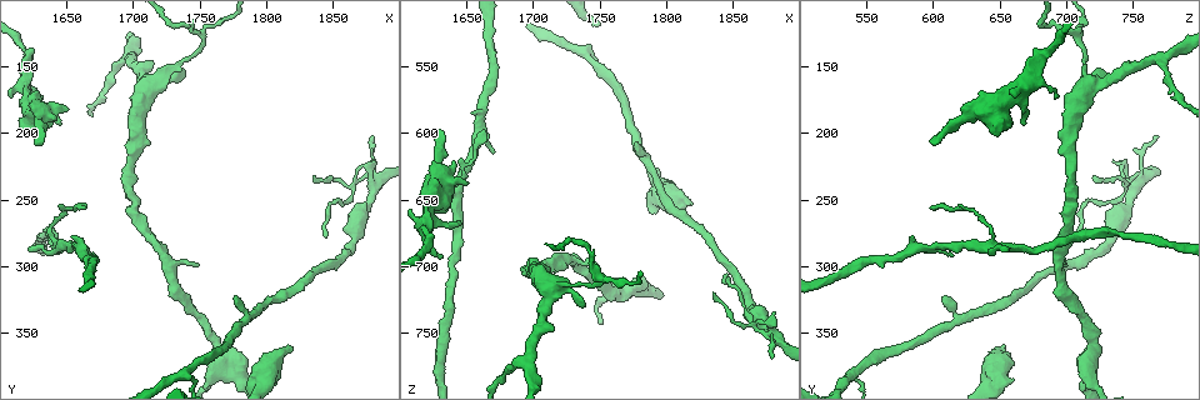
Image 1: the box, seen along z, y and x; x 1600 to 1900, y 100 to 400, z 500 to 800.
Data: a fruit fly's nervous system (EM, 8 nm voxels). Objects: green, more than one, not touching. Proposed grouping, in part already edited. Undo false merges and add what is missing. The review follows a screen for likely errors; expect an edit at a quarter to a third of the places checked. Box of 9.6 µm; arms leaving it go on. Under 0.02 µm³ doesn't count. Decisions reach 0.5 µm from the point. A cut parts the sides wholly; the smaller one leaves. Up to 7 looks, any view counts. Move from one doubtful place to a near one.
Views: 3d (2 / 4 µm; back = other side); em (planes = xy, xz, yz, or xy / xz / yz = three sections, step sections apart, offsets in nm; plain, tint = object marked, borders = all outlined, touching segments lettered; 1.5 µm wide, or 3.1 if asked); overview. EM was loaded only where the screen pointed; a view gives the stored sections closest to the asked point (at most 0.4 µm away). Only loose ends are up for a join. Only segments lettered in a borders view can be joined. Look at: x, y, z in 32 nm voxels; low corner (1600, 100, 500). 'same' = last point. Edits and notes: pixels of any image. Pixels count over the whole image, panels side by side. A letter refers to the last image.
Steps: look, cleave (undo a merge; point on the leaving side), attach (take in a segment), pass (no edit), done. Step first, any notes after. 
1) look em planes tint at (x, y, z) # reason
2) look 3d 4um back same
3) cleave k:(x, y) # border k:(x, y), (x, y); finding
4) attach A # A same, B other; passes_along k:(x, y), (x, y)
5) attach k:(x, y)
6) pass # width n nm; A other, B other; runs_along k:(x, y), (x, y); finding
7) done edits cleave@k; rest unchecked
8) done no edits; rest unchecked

look em planes borders at (1644, 192, 670) # thin end

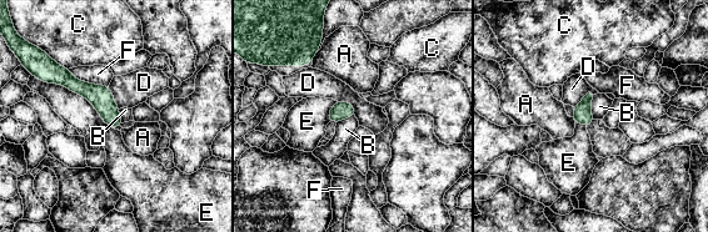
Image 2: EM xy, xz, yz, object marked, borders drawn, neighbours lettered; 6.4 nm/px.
pass # A other, B other, C other, D other, E other, F other; runs_along 2:(54, 74), (88, 90), (118, 124); no lettered segment goes on from it

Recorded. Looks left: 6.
look 3d 2um at (1626, 210, 602) # free end

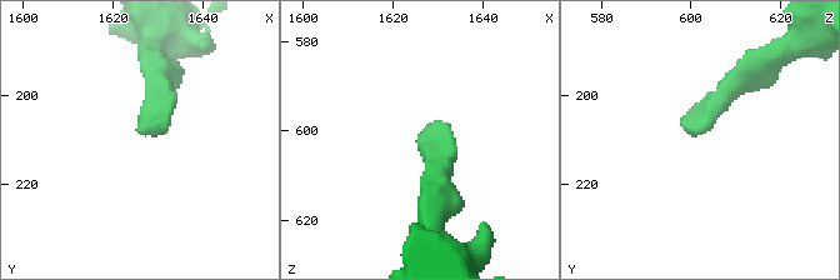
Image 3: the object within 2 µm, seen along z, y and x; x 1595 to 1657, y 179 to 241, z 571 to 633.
look em planes borders at (1626, 209, 601) # shape alone is not enough

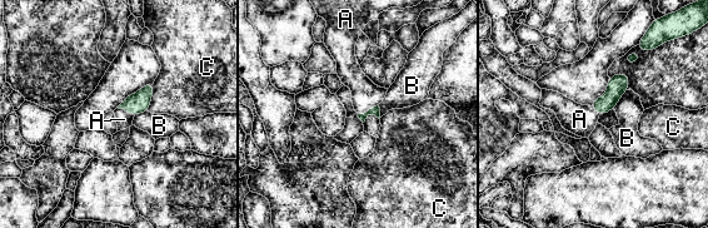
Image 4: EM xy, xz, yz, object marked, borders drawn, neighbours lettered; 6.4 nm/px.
attach A # A same, B other, C other; passes_along 4:(375, 110), (369, 109), (365, 94); it goes on there

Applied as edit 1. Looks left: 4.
look overview # redraw

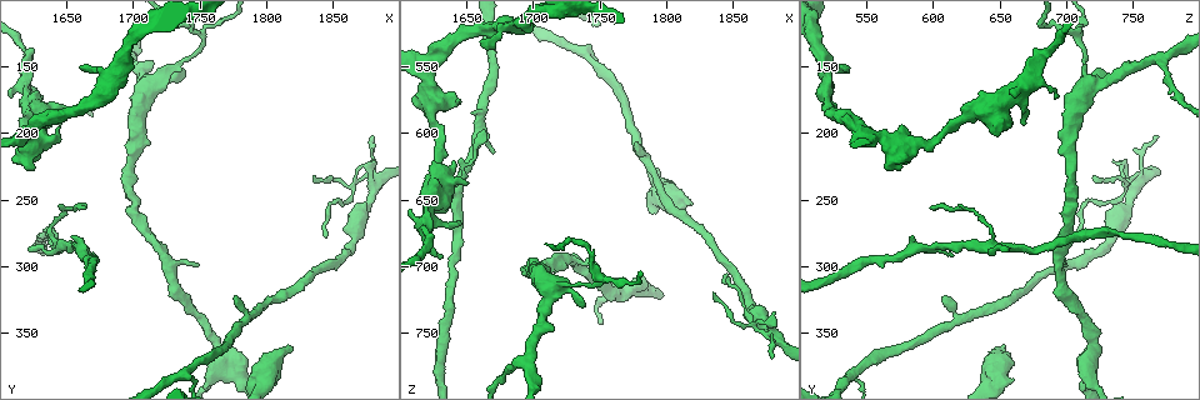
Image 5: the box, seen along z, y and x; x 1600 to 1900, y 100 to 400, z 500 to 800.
look em xy step 4 borders at (1844, 278, 708)

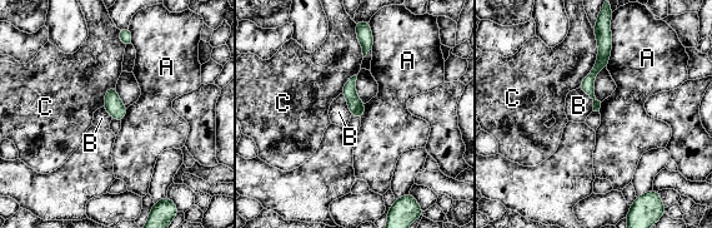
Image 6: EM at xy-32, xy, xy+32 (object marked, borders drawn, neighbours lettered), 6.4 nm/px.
look em planes borders same

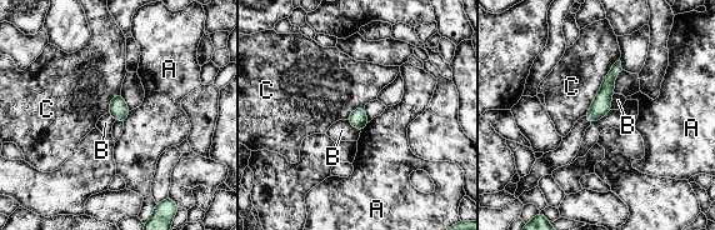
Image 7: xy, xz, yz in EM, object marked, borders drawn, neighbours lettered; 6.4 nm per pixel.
pass # width 110 nm; A other, B other, C other; runs_along 7:(618, 65), (591, 119); no lettered segment goes on from it

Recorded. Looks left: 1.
done edits attach@4; rest unchecked

